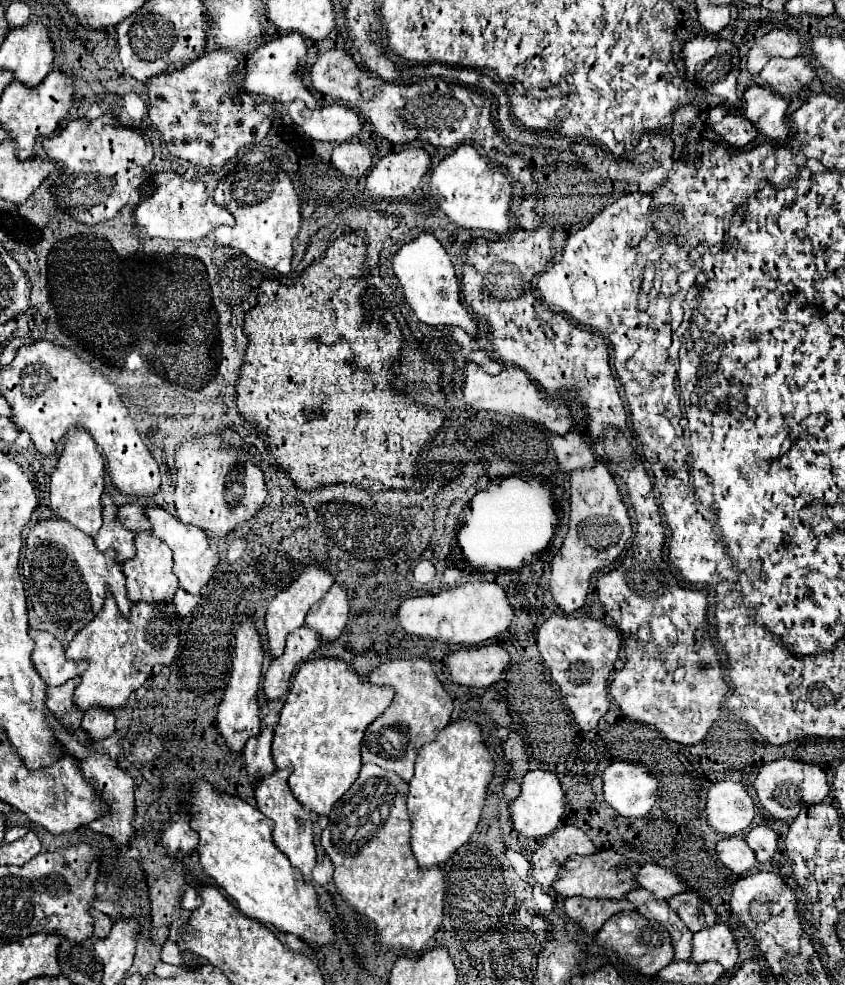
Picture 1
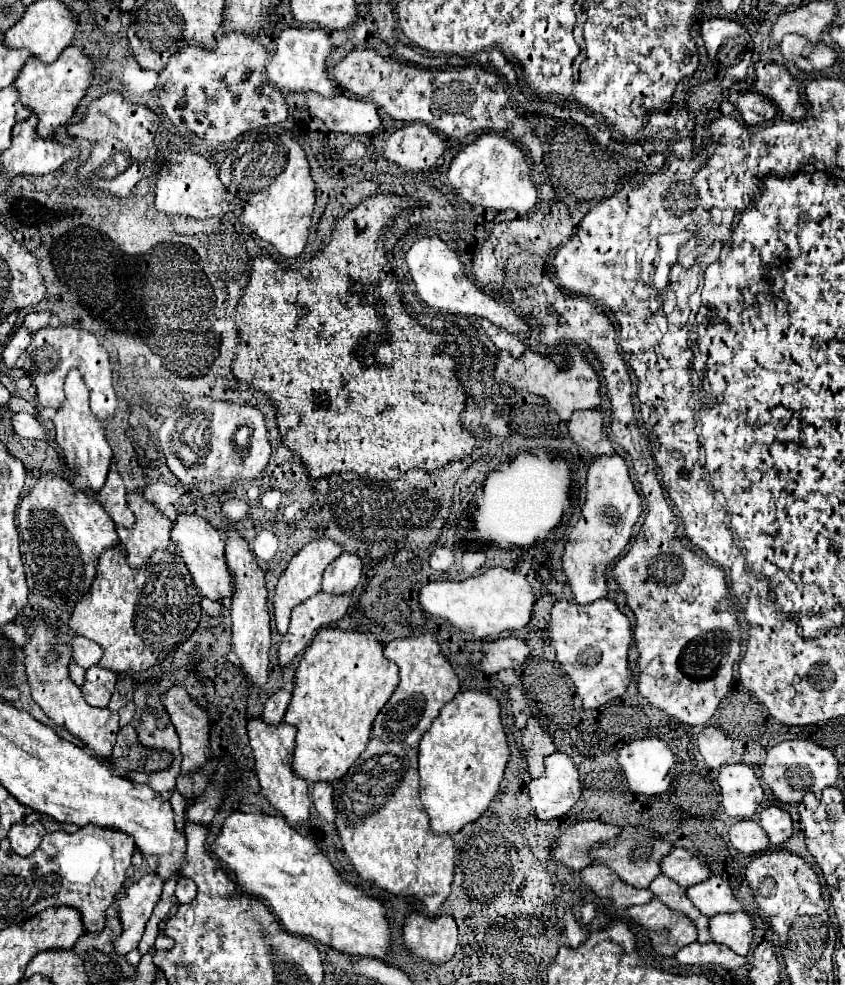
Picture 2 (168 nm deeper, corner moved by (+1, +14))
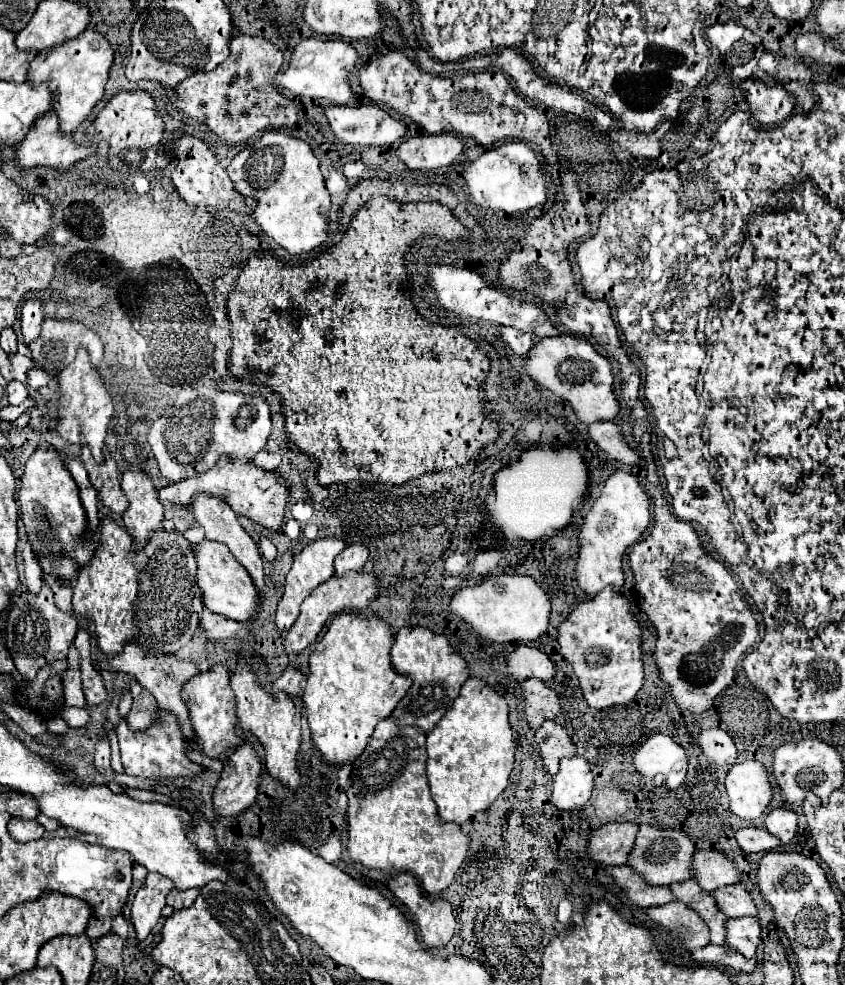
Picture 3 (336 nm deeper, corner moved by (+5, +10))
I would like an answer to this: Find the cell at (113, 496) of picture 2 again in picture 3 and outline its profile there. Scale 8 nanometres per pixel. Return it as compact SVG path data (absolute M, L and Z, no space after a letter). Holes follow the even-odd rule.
M82 444L82 462L88 468L90 480L96 486L98 498L104 502L104 506L108 506L116 514L122 514L128 506L128 500L120 488L118 468L116 468L112 454L108 450L104 450L104 462L98 464L90 454L90 448L86 448L86 444Z

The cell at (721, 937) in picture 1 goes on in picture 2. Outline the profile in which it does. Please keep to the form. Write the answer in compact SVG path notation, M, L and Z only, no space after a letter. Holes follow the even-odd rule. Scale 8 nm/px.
M746 912L716 914L710 918L710 934L714 942L728 946L740 956L746 956L752 942L750 916Z

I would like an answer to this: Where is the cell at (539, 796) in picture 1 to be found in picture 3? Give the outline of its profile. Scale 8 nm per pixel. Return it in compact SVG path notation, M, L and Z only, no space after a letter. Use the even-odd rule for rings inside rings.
M582 756L564 757L560 760L560 772L554 776L552 802L560 810L574 810L582 806L594 788L594 776L590 764Z

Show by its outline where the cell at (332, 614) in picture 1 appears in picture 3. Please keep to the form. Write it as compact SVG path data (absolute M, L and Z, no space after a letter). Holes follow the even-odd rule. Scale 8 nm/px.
M350 544L344 548L344 552L340 552L336 556L336 574L346 574L350 570L362 570L364 562L368 558L368 550L366 550L366 544Z

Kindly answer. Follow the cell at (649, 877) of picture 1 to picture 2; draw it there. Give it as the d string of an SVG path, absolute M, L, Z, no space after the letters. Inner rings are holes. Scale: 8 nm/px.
M672 848L672 852L662 858L662 874L674 880L678 886L688 888L710 878L712 870L702 864L692 852L684 848Z

